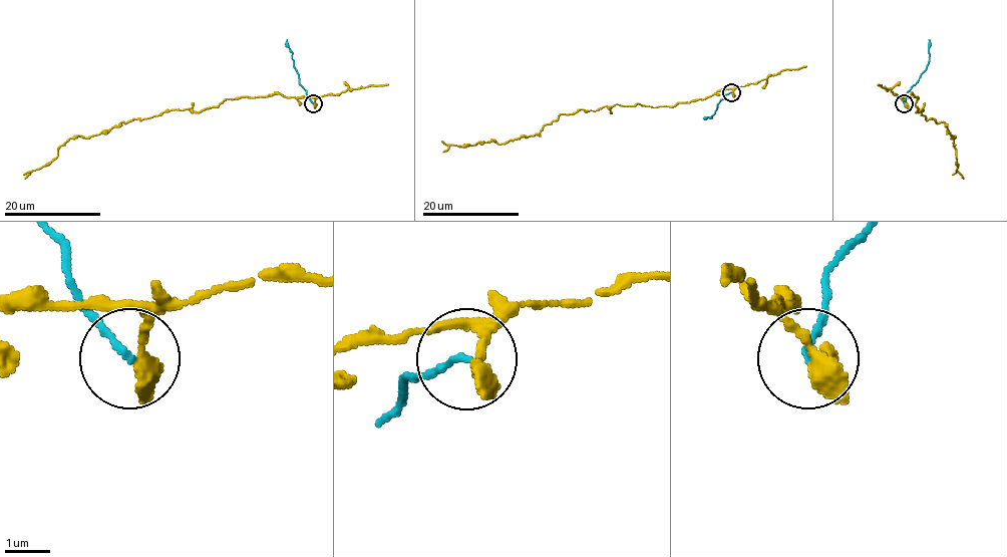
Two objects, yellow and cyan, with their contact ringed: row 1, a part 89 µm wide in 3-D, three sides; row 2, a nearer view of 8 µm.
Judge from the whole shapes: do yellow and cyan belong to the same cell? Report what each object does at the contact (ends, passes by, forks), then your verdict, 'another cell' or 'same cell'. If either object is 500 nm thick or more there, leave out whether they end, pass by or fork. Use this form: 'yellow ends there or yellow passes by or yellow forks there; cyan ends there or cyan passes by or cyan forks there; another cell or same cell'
yellow ends there; cyan ends there; another cell

